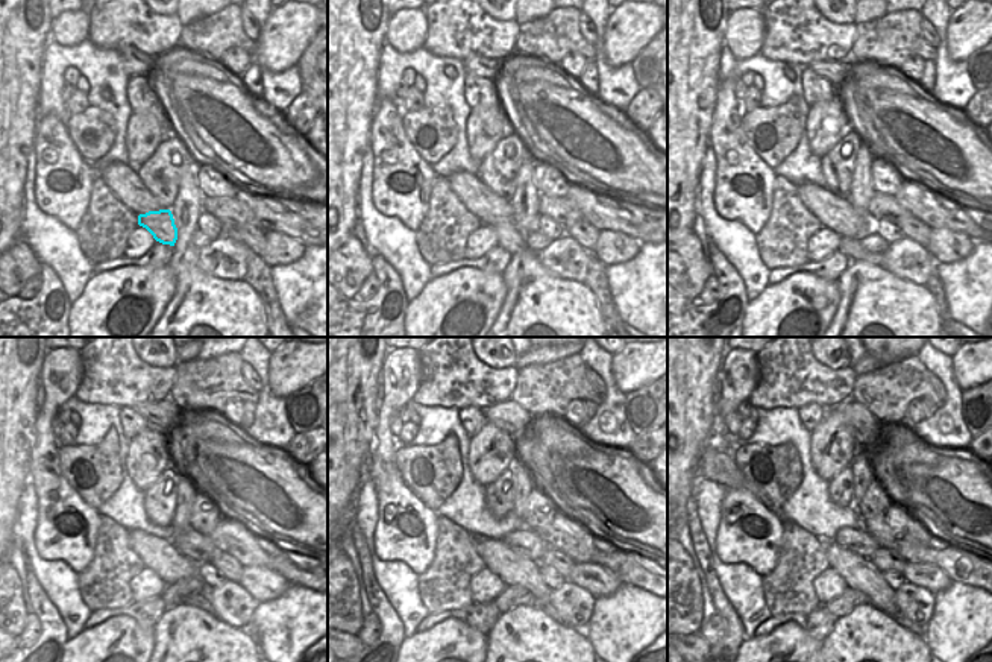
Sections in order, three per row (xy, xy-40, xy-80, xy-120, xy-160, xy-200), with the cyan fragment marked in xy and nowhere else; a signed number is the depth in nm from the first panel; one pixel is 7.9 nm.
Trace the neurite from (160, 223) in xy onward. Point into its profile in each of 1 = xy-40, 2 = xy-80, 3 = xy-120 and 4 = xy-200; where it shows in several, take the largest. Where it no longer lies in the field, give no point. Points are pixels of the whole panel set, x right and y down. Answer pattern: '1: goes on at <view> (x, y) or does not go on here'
1: goes on at xy-40 (507, 234)
2: goes on at xy-80 (851, 248)
3: goes on at xy-120 (199, 600)
4: goes on at xy-200 (906, 623)

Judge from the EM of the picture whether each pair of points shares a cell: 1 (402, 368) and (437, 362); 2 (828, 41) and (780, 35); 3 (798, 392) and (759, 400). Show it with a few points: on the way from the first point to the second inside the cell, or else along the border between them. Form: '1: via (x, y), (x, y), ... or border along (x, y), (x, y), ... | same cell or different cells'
1: border along (420, 353), (420, 384), (411, 400) | different cells
2: via (816, 40), (797, 40), (792, 35) | same cell
3: via (789, 392), (768, 394) | same cell

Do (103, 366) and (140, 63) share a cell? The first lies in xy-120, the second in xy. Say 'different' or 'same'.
different

